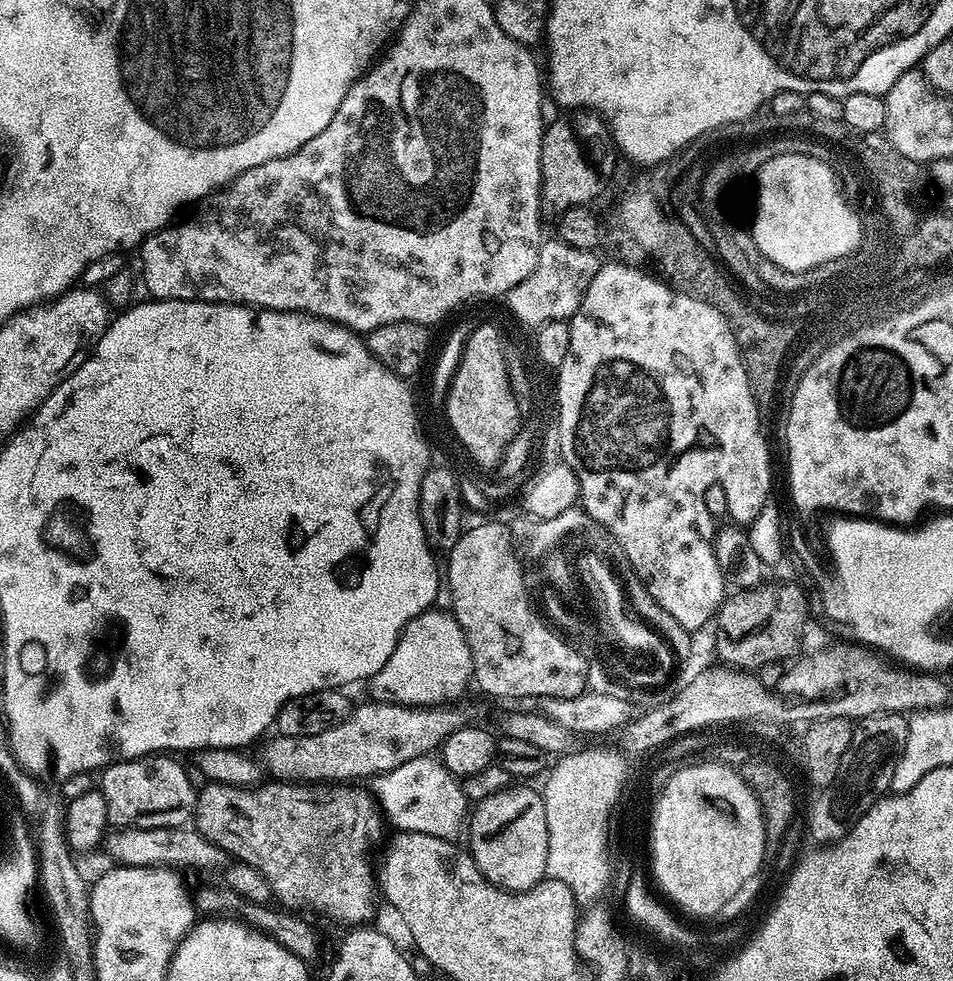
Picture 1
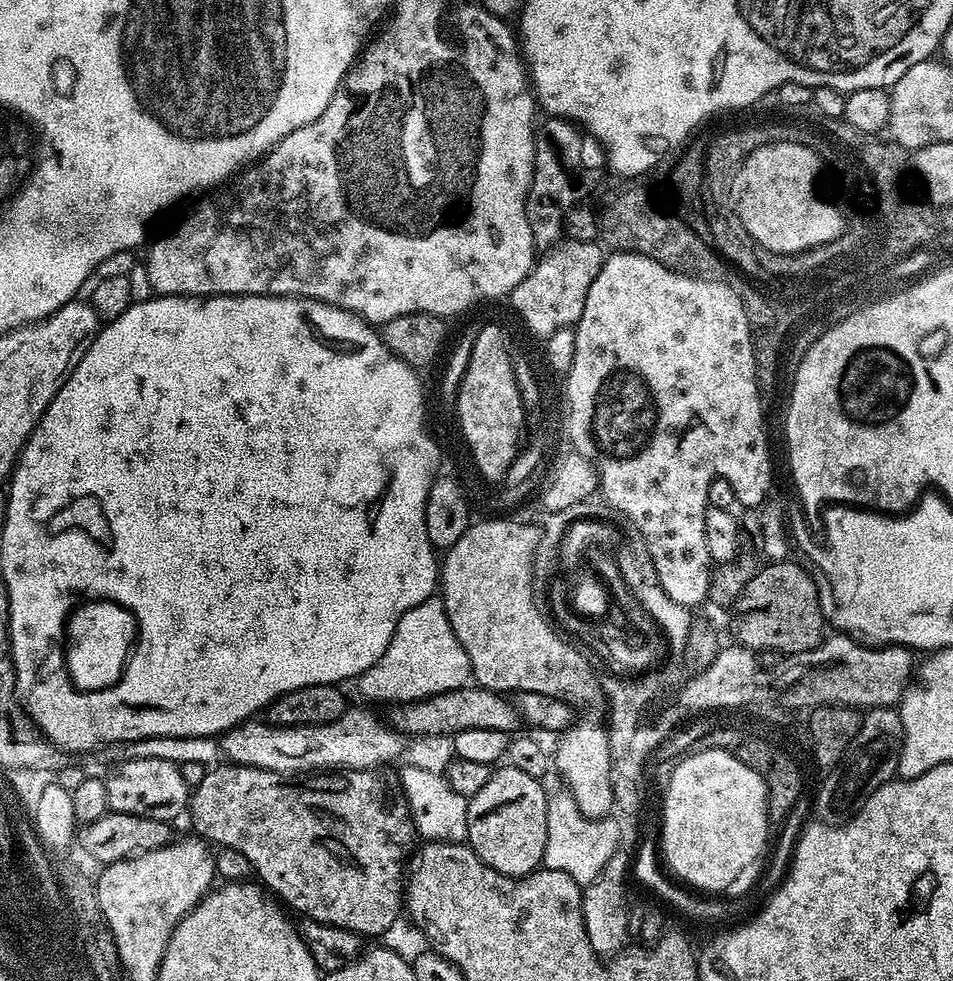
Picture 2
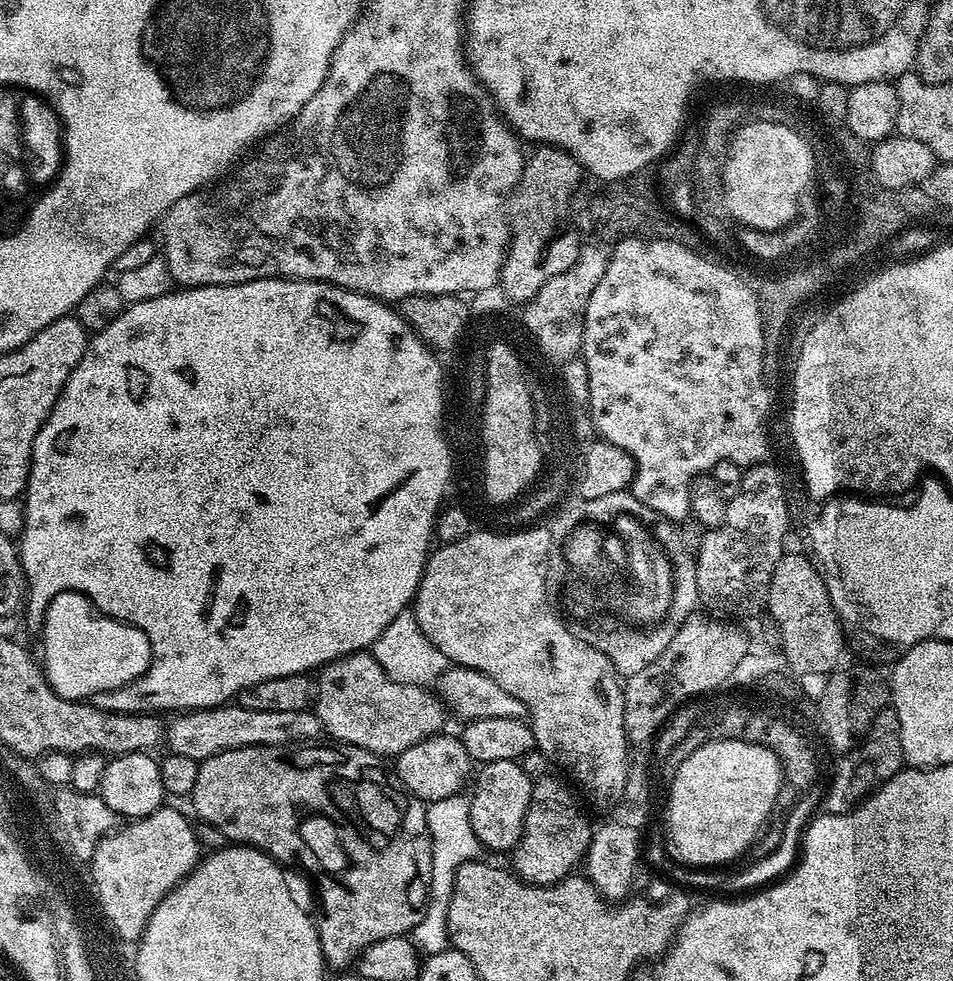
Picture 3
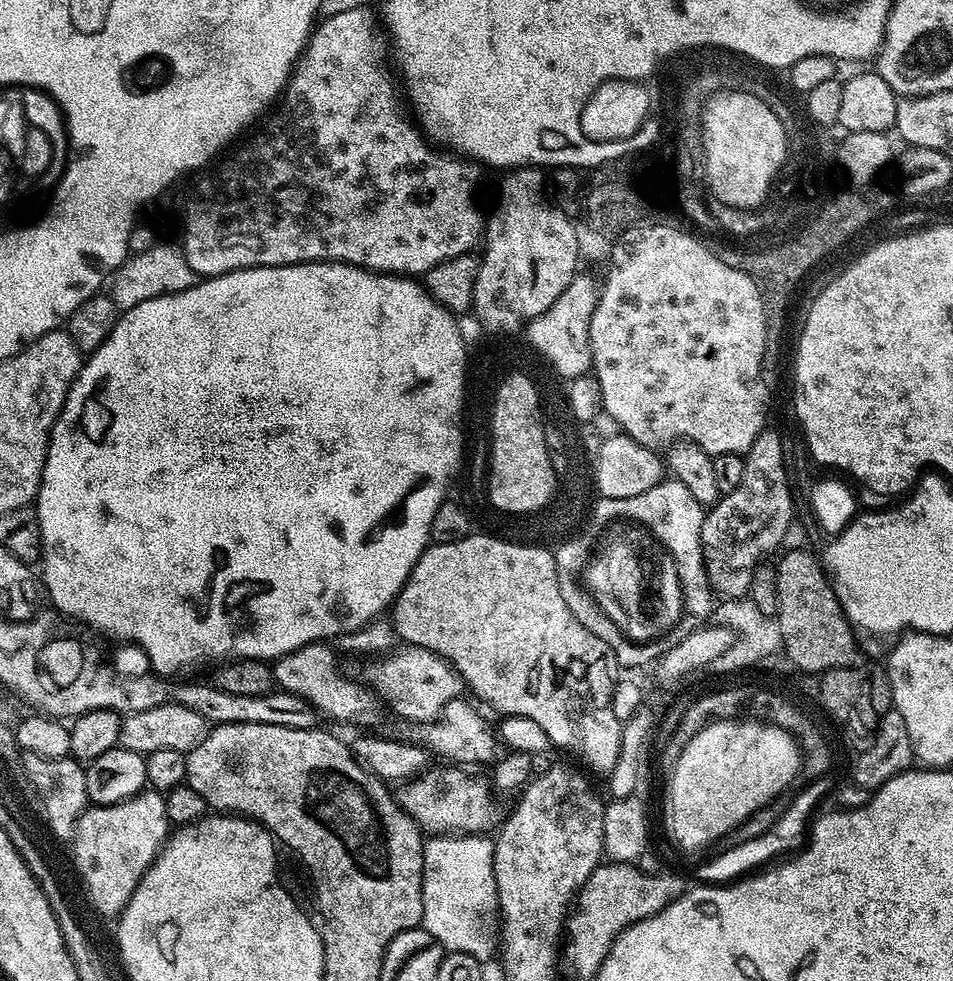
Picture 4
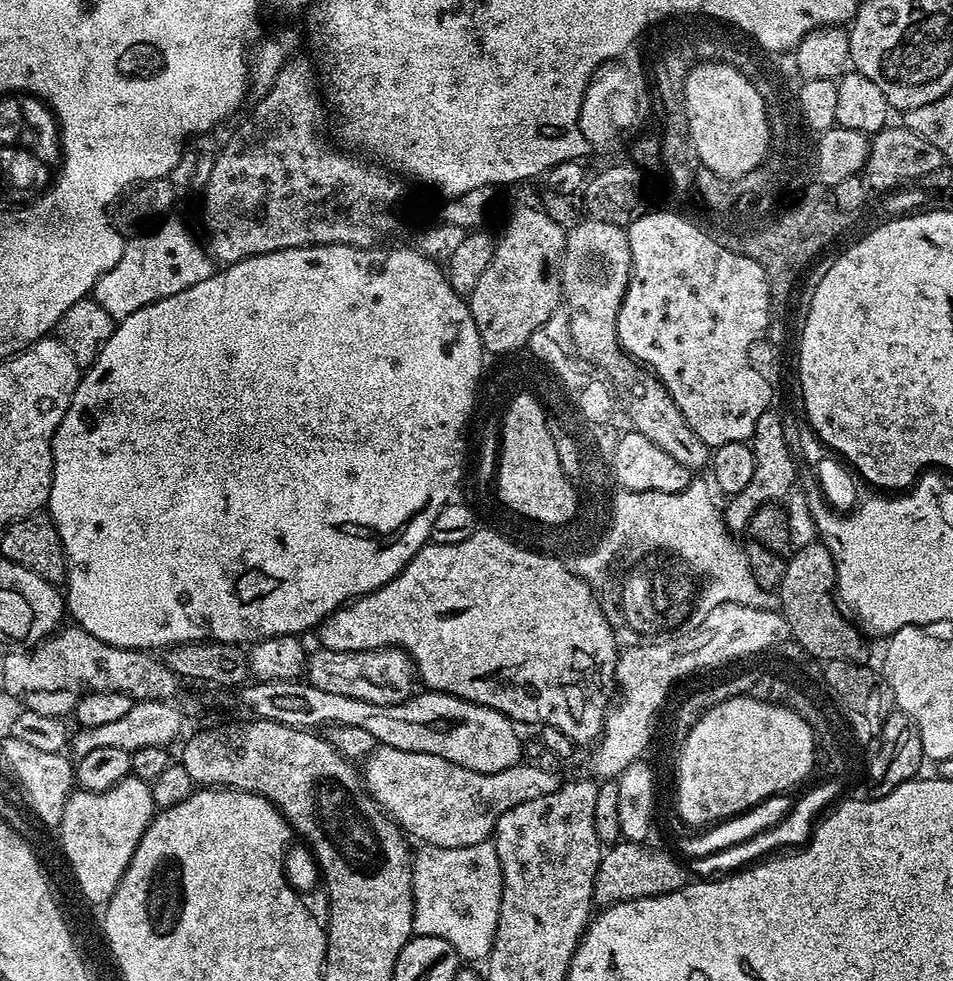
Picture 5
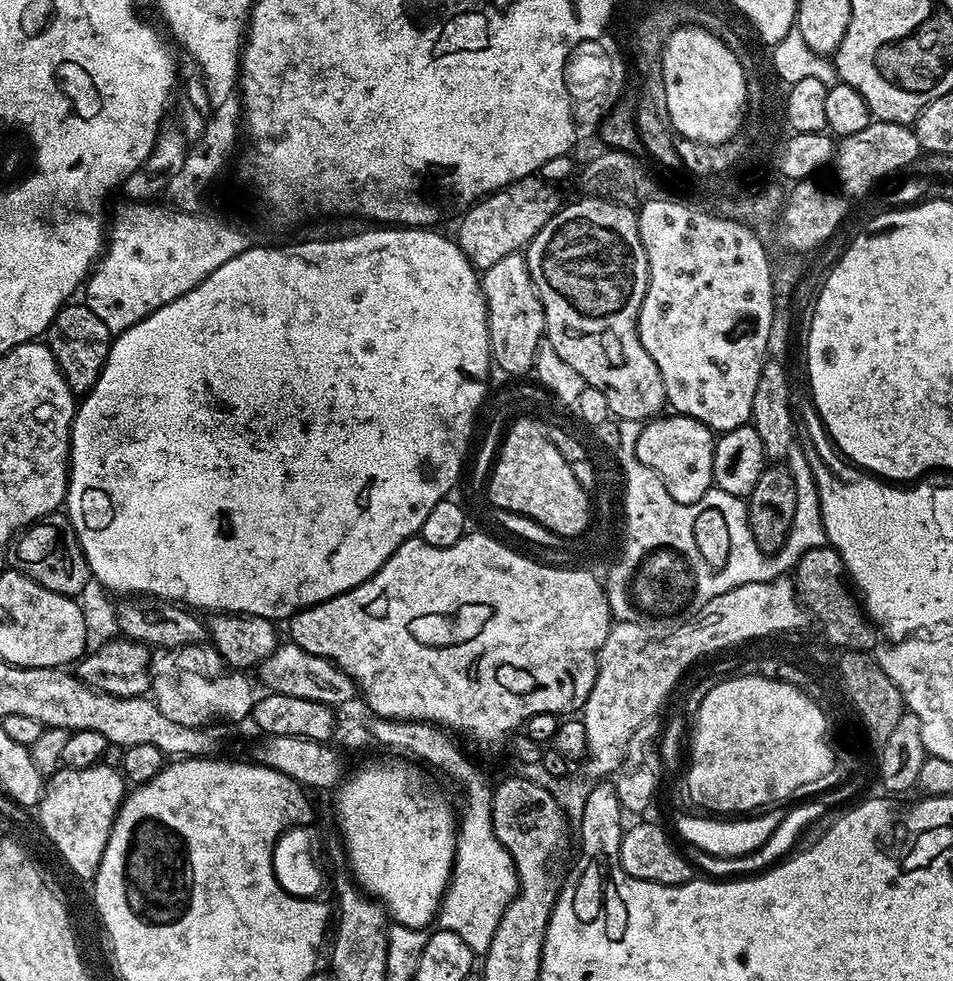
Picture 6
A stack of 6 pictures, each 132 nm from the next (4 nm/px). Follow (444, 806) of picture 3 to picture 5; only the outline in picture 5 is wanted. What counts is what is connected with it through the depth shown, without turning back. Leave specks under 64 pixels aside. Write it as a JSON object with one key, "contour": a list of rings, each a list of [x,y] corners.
{"contour":[[[486,839],[474,846],[461,848],[439,848],[433,844],[425,844],[417,849],[412,858],[413,933],[417,936],[441,936],[451,940],[465,961],[487,961],[492,952],[492,940],[496,937],[504,885],[495,843],[491,839]]]}

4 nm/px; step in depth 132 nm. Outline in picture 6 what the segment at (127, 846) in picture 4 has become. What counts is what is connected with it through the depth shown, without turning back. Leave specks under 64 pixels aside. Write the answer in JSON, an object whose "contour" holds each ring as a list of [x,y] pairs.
{"contour":[[[103,762],[85,768],[61,766],[47,777],[38,805],[40,824],[74,875],[88,881],[95,877],[125,795],[123,775]]]}

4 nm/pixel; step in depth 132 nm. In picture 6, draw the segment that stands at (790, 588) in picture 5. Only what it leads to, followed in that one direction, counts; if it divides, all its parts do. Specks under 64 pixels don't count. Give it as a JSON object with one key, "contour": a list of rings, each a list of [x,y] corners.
{"contour":[[[825,546],[806,550],[794,566],[794,583],[797,596],[812,605],[816,616],[824,620],[825,628],[838,650],[871,653],[877,647],[878,629],[866,615],[857,593],[850,587],[844,563],[835,548]]]}

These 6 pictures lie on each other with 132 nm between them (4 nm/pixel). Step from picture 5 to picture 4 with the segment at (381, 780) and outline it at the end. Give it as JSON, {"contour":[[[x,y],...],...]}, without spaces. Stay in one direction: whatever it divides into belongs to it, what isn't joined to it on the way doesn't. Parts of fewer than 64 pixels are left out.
{"contour":[[[444,767],[448,768],[427,771],[421,778],[401,787],[404,789],[398,792],[400,805],[428,834],[484,834],[489,831],[487,828],[495,829],[498,816],[496,820],[496,806],[492,802],[493,793],[489,785],[467,776],[463,767]]]}

